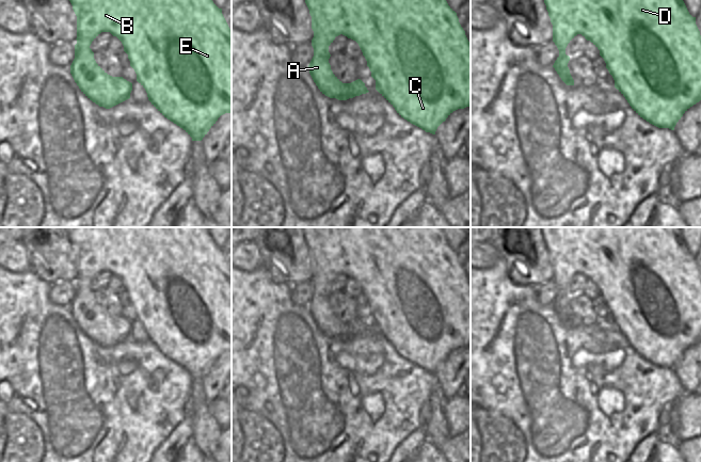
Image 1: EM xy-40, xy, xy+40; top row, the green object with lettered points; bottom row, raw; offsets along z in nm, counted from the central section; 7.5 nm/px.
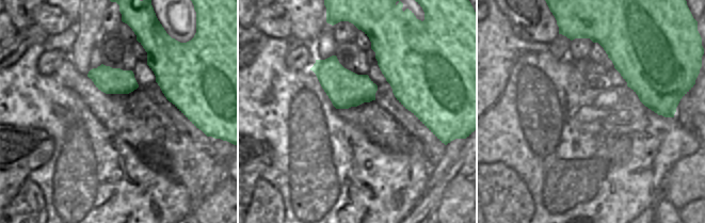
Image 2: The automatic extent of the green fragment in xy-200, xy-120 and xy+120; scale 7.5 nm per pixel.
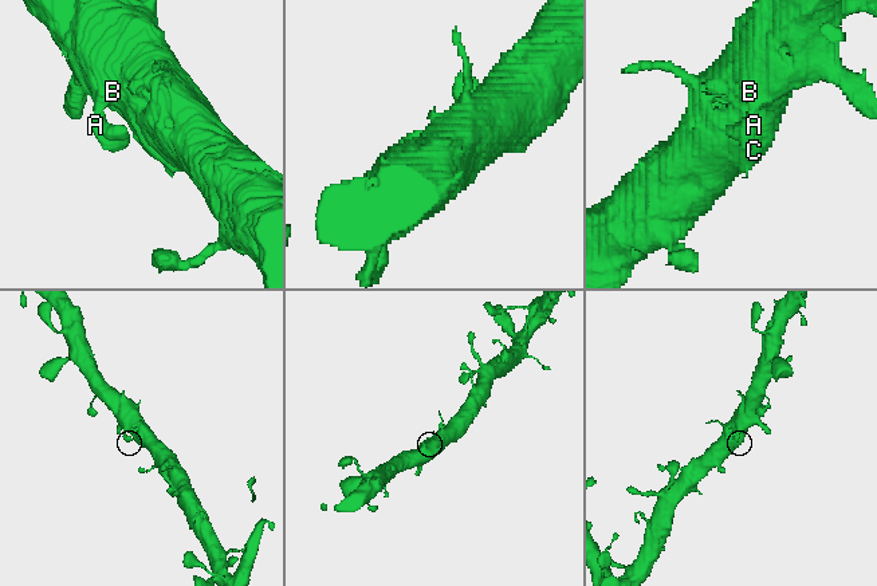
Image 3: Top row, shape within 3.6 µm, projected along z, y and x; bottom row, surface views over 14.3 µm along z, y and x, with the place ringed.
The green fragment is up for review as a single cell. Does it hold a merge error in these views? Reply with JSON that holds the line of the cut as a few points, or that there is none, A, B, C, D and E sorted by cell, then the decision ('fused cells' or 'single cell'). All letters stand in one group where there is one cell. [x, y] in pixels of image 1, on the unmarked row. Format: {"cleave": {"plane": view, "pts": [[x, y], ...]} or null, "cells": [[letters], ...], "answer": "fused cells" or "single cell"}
{"cleave": null, "cells": [["A", "B", "C", "D", "E"]], "answer": "single cell"}

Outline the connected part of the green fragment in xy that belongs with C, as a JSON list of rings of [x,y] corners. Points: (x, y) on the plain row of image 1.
[[[302,227],[302,229],[305,242],[312,255],[312,268],[314,270],[314,276],[312,278],[314,296],[307,307],[322,333],[330,337],[347,339],[369,331],[361,318],[351,322],[342,322],[331,308],[329,302],[331,296],[329,285],[336,275],[342,273],[359,283],[367,300],[367,305],[371,310],[371,316],[376,319],[376,329],[395,347],[401,356],[426,371],[435,373],[437,366],[445,361],[453,350],[471,346],[471,284],[465,274],[465,270],[459,261],[457,252],[448,244],[442,227]]]

